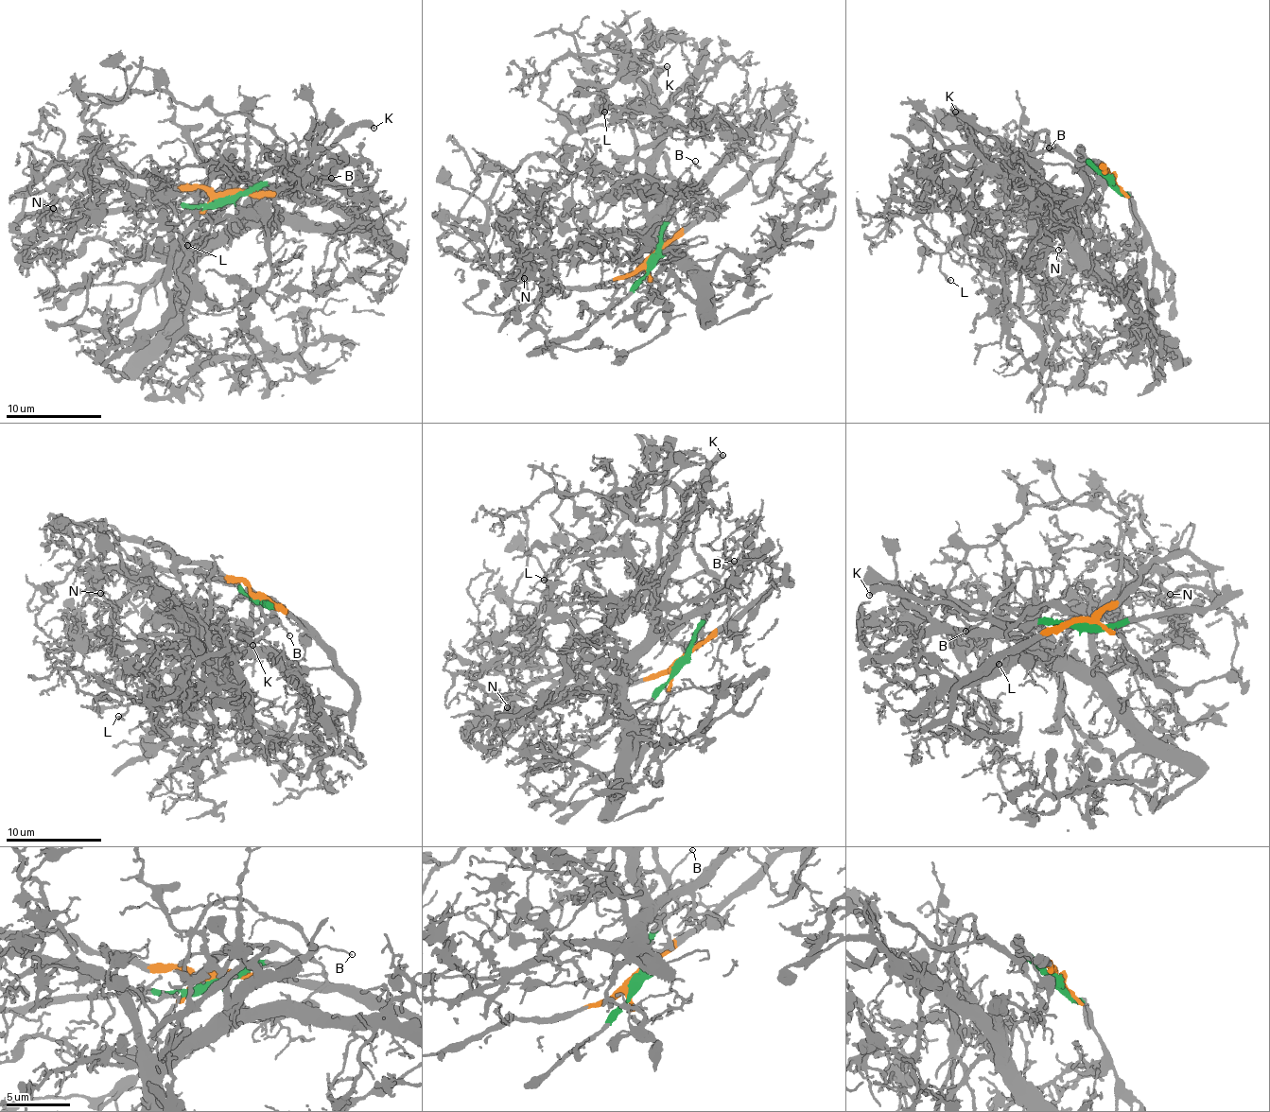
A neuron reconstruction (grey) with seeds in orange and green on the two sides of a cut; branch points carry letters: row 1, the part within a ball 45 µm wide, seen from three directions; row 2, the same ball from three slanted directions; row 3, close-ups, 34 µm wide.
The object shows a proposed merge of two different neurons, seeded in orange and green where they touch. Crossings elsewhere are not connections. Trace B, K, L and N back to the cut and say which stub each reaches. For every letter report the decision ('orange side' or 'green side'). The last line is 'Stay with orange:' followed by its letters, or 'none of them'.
B: green side
K: green side
L: orange side
N: orange side
Stay with orange: L, N

